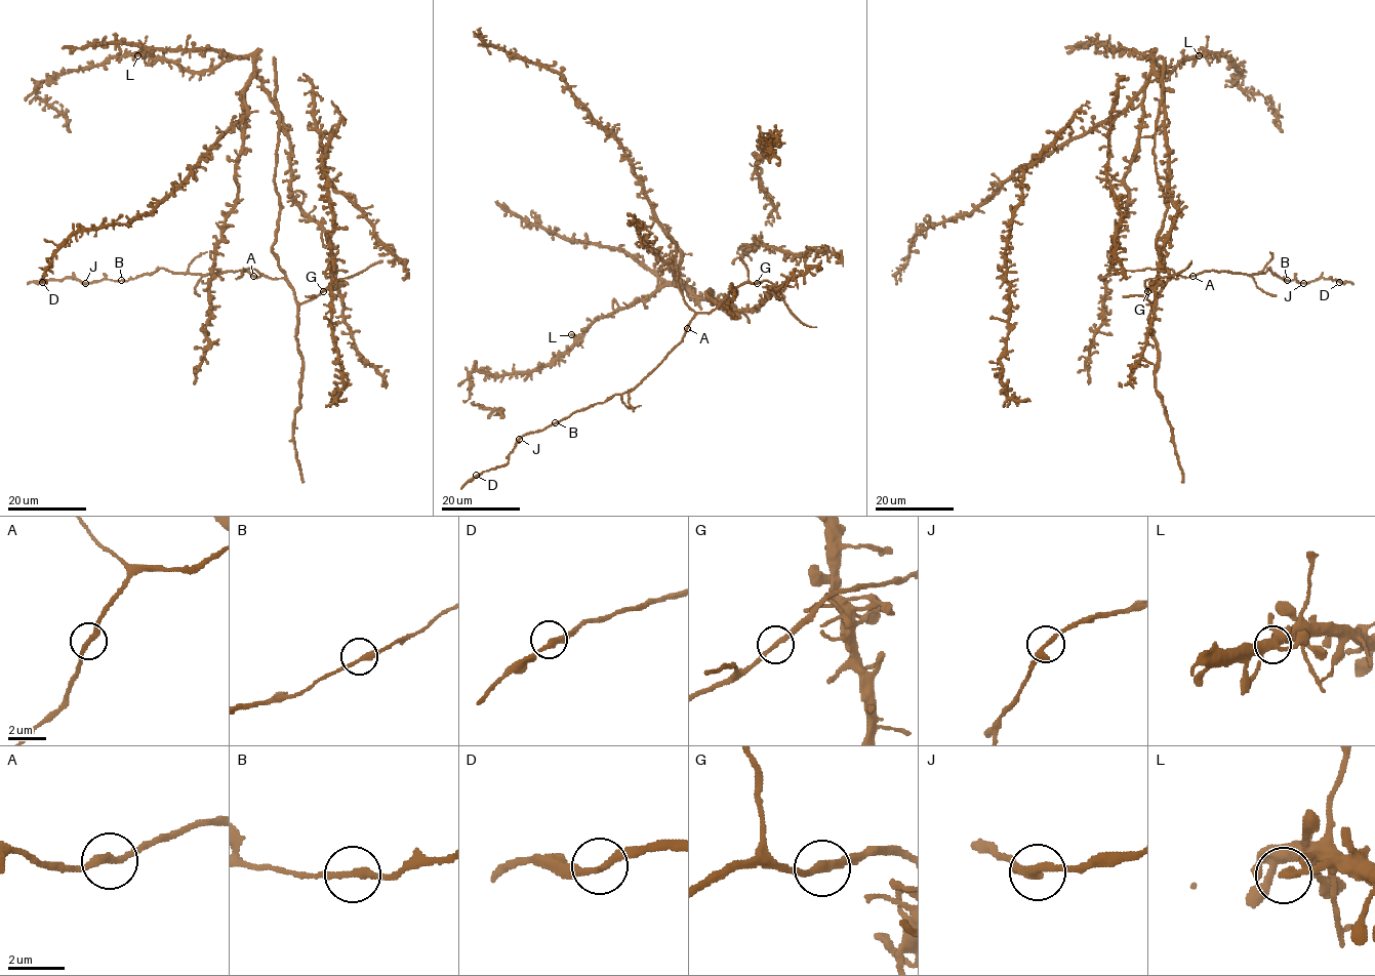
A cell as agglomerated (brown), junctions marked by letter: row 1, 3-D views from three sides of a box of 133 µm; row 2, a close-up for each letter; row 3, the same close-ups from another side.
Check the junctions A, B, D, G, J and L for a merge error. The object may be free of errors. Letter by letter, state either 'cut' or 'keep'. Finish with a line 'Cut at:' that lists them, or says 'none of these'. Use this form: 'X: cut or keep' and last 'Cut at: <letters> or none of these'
A: keep
B: keep
D: keep
G: keep
J: keep
L: keep
Cut at: none of these

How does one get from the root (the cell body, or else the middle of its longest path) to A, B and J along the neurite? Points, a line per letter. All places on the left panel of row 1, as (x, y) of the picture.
A: (279, 119), (275, 188), (279, 216), (273, 252), (285, 276), (253, 276)
B: (279, 119), (273, 252), (285, 276), (159, 268), (121, 280)
J: (279, 119), (273, 252), (284, 277), (159, 268), (127, 280), (85, 283)

